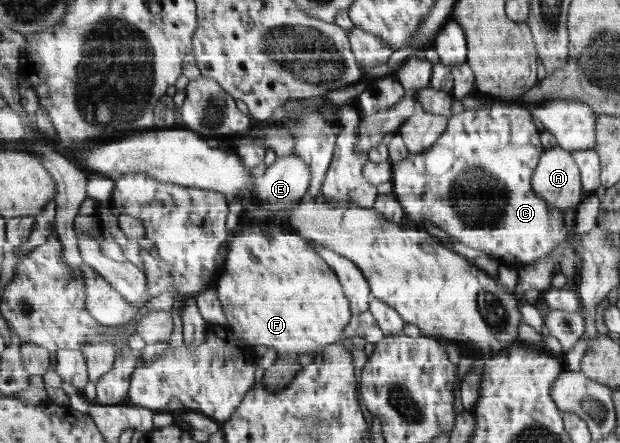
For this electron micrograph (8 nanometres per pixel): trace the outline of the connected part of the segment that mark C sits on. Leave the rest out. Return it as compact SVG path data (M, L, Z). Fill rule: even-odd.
M494 100L492 107L482 107L482 109L470 111L464 110L462 113L450 116L447 130L444 131L442 137L436 141L436 144L431 149L418 154L410 153L406 159L392 164L395 194L400 205L405 209L407 220L415 225L421 225L424 220L429 220L430 223L435 223L444 233L454 237L462 245L478 251L484 251L494 259L498 259L500 263L511 267L533 264L536 260L549 256L556 247L566 247L573 234L573 228L569 231L564 228L564 212L560 208L554 208L554 206L548 204L547 200L538 196L532 184L535 170L546 150L542 146L542 142L540 142L540 133L540 128L532 121L532 114L529 108L521 103L512 104Z

